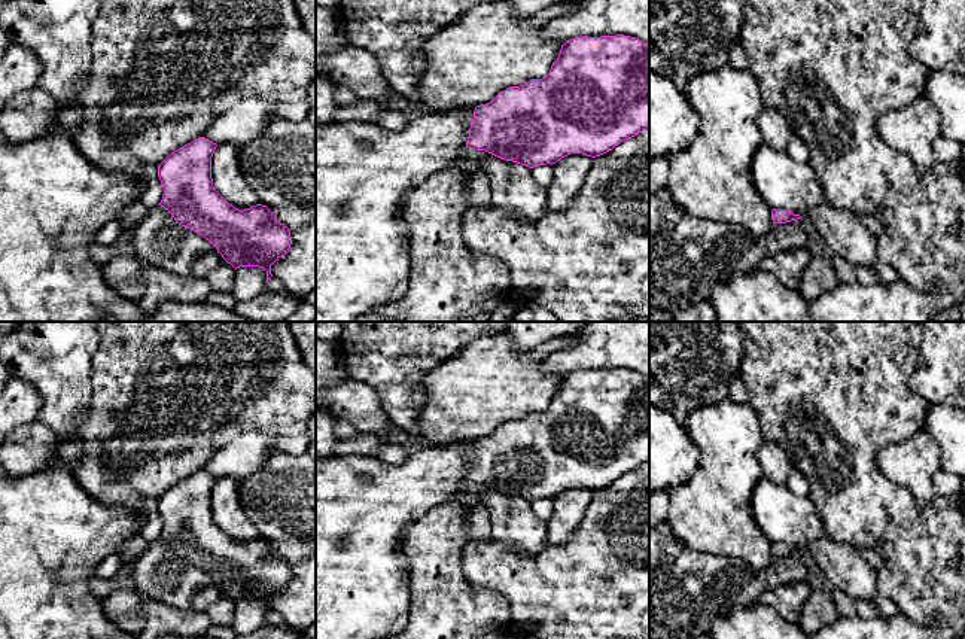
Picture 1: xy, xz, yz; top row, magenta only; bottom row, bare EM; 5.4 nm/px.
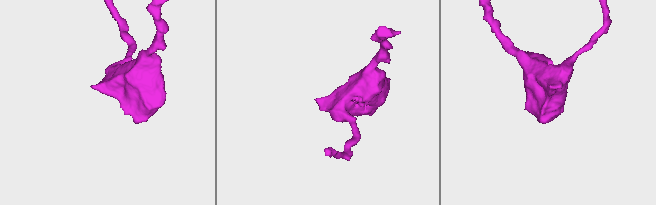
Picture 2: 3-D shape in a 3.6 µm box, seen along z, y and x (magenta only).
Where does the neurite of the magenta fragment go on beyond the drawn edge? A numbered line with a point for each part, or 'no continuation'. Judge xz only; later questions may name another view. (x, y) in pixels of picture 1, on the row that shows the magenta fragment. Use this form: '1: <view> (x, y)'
1: xz (466, 163)

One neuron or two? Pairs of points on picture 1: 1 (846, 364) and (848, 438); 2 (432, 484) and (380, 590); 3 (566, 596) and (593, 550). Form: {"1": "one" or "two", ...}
{"1": "one", "2": "one", "3": "one"}

